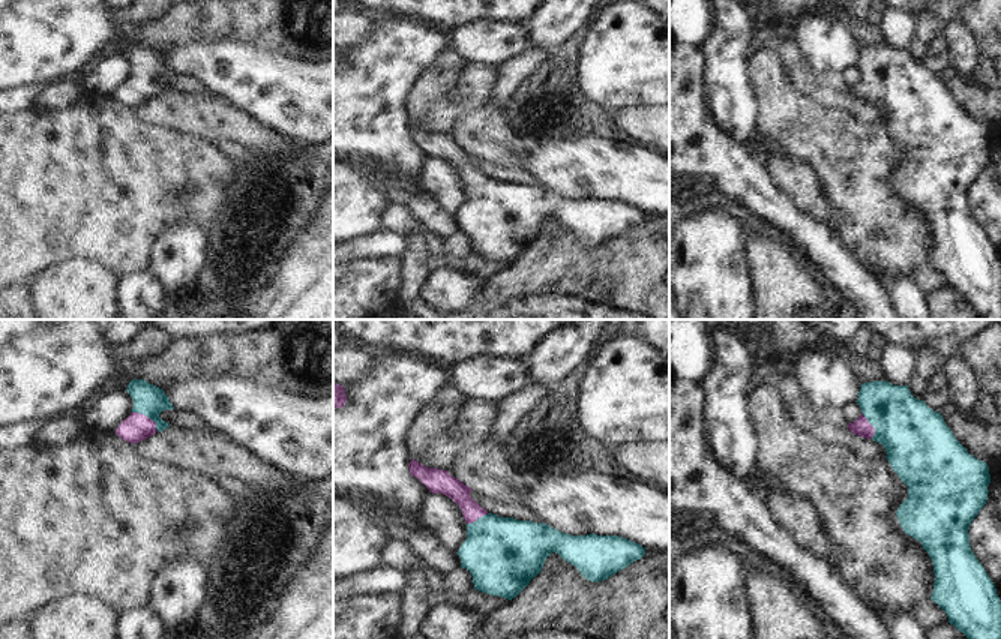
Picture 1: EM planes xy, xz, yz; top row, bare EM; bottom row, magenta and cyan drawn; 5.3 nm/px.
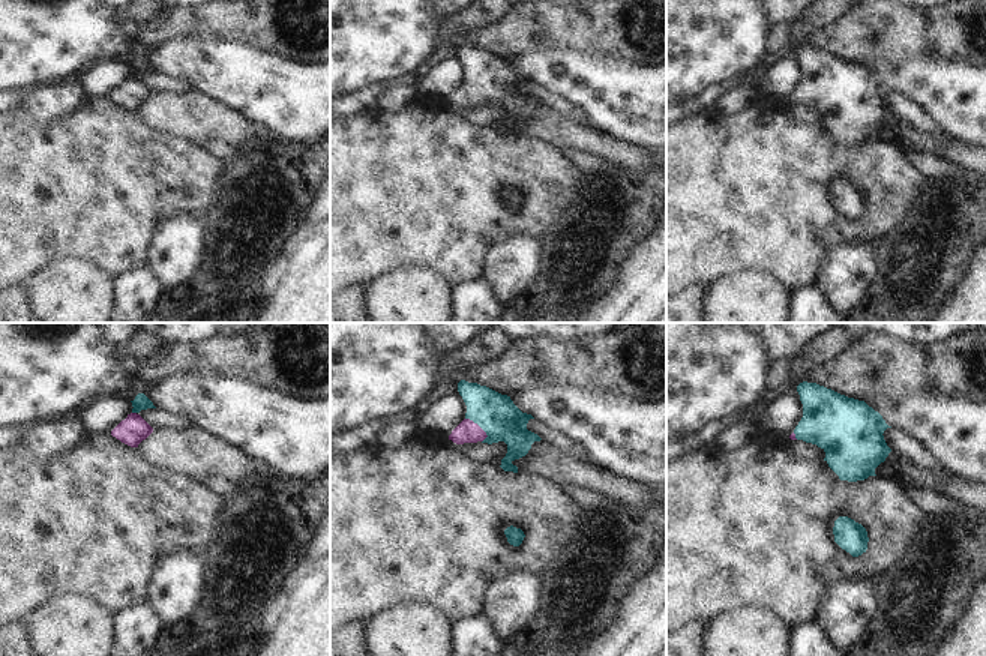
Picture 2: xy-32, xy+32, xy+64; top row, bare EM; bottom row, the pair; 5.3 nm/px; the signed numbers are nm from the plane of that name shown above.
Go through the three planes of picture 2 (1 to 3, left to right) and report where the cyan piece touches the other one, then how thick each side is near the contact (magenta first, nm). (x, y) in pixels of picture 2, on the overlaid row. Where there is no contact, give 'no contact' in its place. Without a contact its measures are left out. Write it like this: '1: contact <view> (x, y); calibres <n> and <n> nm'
1: contact xy-32 (134, 413); calibres 150 and 80 nm
2: contact xy+32 (480, 428); calibres 120 and 220 nm
3: contact xy+64 (794, 436); calibres 30 and 320 nm

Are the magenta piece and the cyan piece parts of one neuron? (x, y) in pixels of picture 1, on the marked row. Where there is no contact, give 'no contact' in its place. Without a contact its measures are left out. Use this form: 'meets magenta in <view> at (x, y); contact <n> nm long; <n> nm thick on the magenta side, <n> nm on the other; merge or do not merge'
meets magenta in xy at (146, 416); contact 180 nm long; 150 nm thick on the magenta side, 160 nm on the other; merge

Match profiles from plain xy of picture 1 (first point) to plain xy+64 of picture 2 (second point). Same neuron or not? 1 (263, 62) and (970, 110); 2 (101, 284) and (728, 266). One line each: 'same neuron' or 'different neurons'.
1: same neuron
2: different neurons

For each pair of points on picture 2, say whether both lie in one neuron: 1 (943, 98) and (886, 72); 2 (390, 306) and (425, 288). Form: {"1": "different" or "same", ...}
{"1": "same", "2": "same"}

